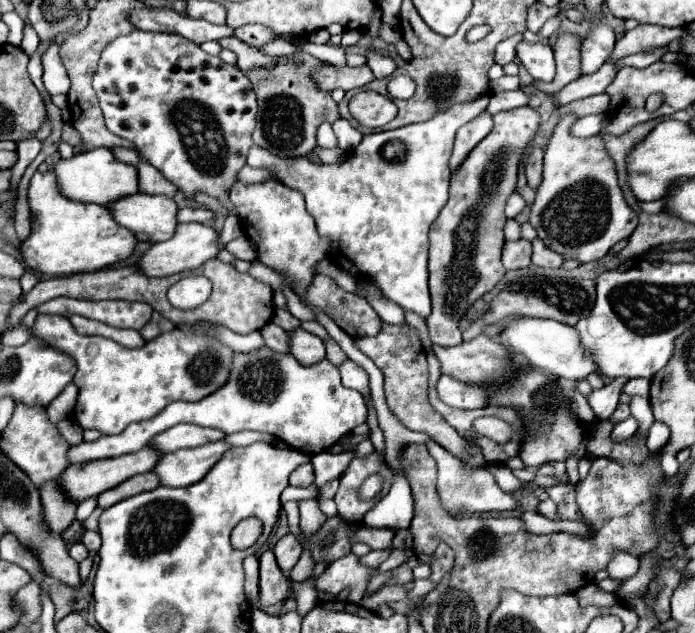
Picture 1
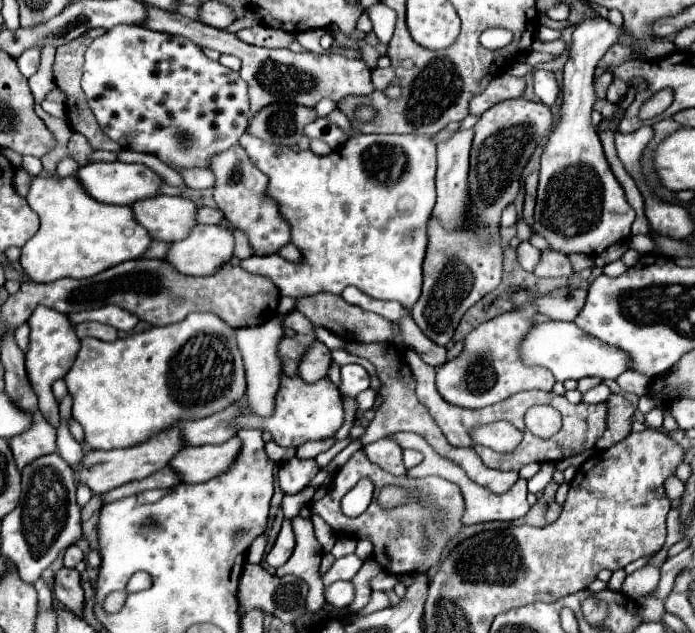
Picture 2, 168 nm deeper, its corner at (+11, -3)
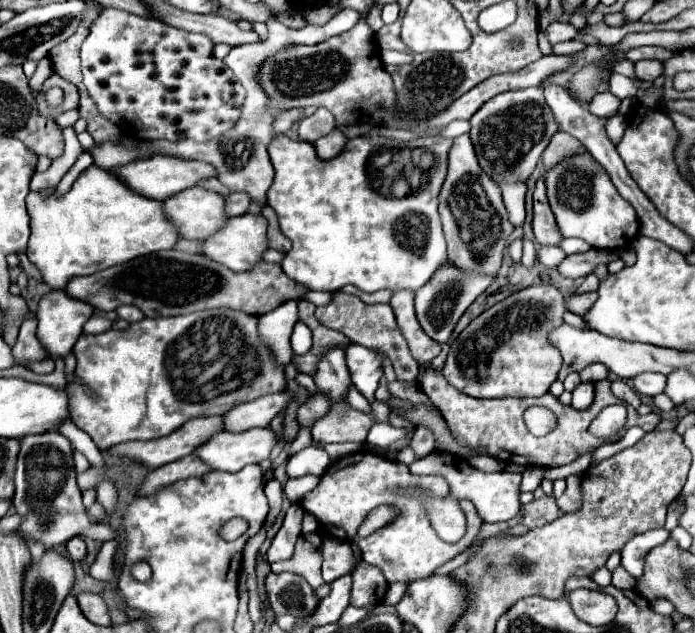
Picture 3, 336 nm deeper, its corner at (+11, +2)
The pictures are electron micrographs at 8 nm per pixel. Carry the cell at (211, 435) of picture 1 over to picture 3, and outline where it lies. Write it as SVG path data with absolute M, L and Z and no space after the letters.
M279 392L261 396L253 402L245 402L241 406L235 406L235 410L229 410L225 416L225 430L227 432L243 432L257 426L269 426L269 422L283 412L289 402L293 400L291 392Z

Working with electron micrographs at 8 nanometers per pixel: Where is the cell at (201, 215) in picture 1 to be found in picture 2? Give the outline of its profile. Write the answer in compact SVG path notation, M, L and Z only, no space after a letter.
M201 207L197 211L197 223L205 223L205 225L217 225L223 219L219 209L211 209L211 207Z

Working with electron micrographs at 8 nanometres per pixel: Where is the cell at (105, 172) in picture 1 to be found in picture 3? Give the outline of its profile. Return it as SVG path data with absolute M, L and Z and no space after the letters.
M153 156L153 158L147 158L147 160L137 160L129 166L117 168L115 172L133 190L137 190L139 194L145 194L147 198L153 198L153 200L165 200L173 194L179 194L187 188L197 186L197 182L201 182L205 178L217 176L217 170L213 166L209 166L207 162L183 160L183 158L173 158L173 156Z

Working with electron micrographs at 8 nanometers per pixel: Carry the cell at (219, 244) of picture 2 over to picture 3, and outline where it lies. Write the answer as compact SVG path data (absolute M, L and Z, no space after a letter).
M243 214L237 218L231 218L225 226L225 230L219 230L217 234L209 236L203 242L203 254L207 258L213 258L215 262L221 262L229 266L231 270L251 270L255 264L263 260L263 254L269 250L269 240L267 240L267 220L261 214Z

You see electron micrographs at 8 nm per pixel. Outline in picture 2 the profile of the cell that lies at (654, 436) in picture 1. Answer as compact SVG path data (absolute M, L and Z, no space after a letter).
M653 409L645 415L645 425L651 427L651 429L661 429L661 423L663 423L663 411L661 409Z

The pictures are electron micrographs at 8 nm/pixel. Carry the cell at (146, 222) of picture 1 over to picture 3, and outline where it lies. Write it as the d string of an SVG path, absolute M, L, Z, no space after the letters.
M197 186L167 198L163 206L181 236L189 240L205 240L219 232L229 220L229 214L225 212L225 196Z

